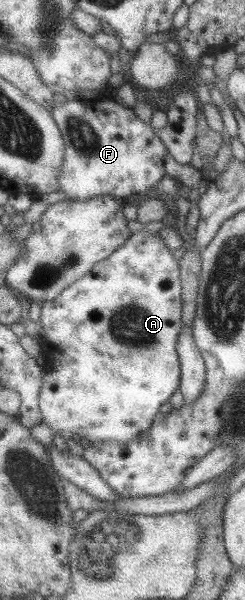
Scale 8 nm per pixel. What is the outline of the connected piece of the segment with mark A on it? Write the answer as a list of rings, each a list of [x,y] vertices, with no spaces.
[[[145,227],[139,231],[135,231],[134,233],[130,233],[127,240],[125,240],[117,249],[114,249],[104,260],[98,261],[96,264],[92,266],[92,270],[90,273],[85,274],[82,276],[80,280],[75,281],[72,285],[69,285],[68,288],[62,289],[59,295],[55,296],[55,299],[51,301],[44,301],[42,302],[43,306],[41,308],[41,322],[43,327],[45,328],[45,335],[44,339],[47,343],[51,343],[55,349],[59,349],[61,356],[60,359],[47,359],[46,360],[46,367],[45,367],[45,381],[44,386],[40,395],[40,408],[42,409],[43,415],[43,423],[47,425],[52,431],[52,433],[59,435],[65,439],[71,437],[72,435],[77,435],[79,437],[84,437],[89,441],[114,441],[114,442],[126,442],[129,441],[131,438],[137,437],[140,433],[143,433],[145,430],[148,431],[149,426],[153,423],[153,417],[159,413],[159,409],[162,403],[165,403],[170,395],[177,389],[179,383],[179,364],[178,364],[178,357],[177,352],[175,349],[175,342],[178,336],[178,331],[182,326],[182,319],[181,319],[181,287],[180,287],[180,275],[179,275],[179,265],[178,260],[175,259],[173,251],[168,249],[165,246],[165,243],[161,240],[159,236],[159,232],[150,232]]]

